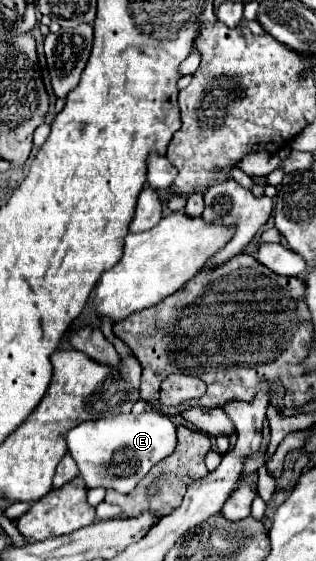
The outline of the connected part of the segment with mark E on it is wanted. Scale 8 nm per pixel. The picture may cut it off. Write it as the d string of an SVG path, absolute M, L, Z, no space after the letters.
M145 410L143 414L113 414L107 418L81 422L65 434L65 442L87 490L105 488L129 494L151 470L151 466L173 452L177 438L175 424L165 414Z

